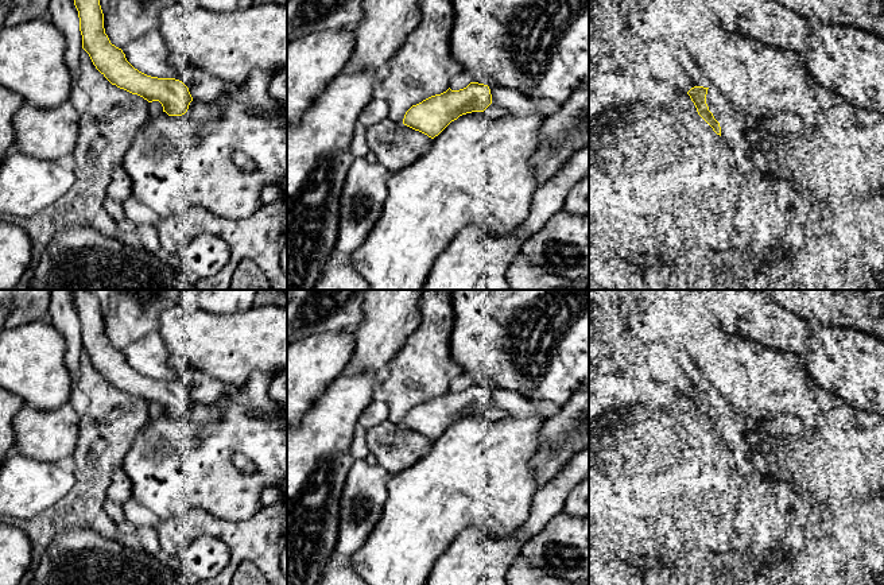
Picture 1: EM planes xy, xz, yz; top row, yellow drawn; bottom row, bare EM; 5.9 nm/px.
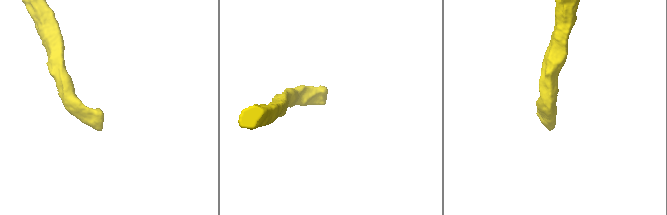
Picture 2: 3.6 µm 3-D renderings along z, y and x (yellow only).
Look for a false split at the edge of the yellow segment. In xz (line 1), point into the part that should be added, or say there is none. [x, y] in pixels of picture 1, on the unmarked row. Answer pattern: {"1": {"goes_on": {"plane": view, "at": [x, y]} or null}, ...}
{"1": {"goes_on": {"plane": "xz", "at": [493, 413]}}}

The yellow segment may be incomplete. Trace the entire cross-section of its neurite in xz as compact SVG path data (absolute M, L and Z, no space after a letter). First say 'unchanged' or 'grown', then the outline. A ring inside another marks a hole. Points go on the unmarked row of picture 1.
grown; M470 384L464 391L451 392L449 390L441 396L431 398L412 407L406 414L403 426L434 441L451 423L472 414L482 414L489 421L501 421L512 417L505 410L492 404L488 387Z

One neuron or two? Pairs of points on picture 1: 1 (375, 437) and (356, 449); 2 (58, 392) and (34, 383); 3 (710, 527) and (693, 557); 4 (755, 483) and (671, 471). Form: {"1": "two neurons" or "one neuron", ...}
{"1": "two neurons", "2": "one neuron", "3": "two neurons", "4": "two neurons"}

